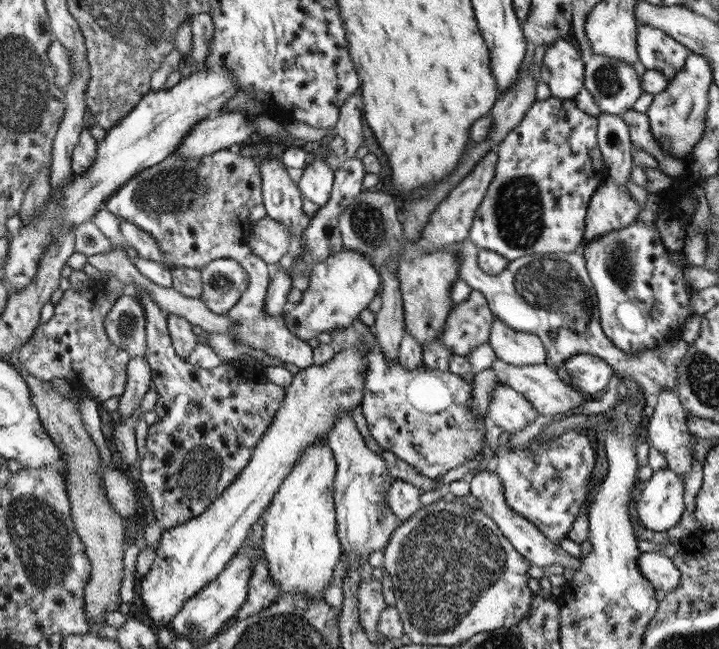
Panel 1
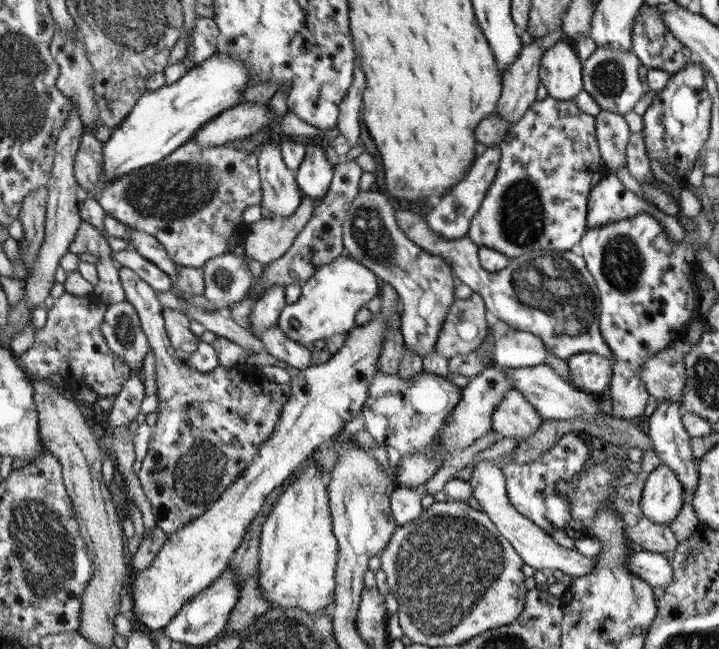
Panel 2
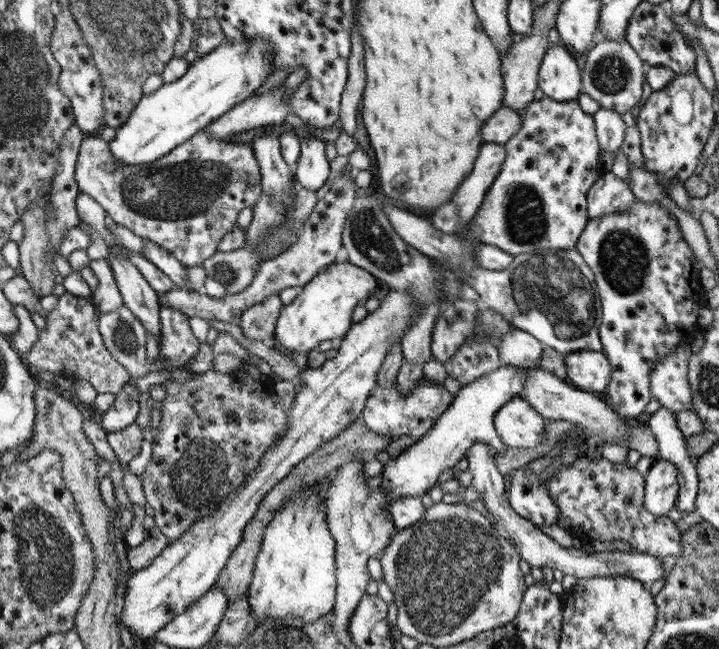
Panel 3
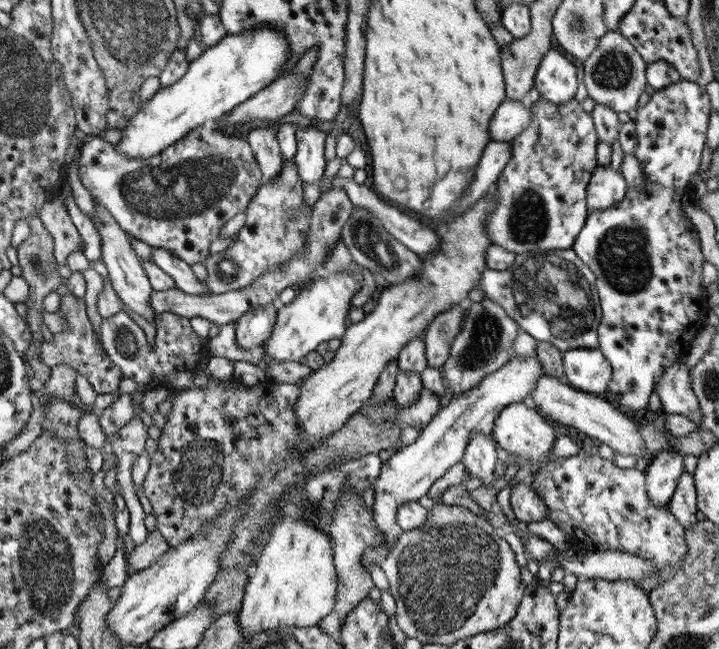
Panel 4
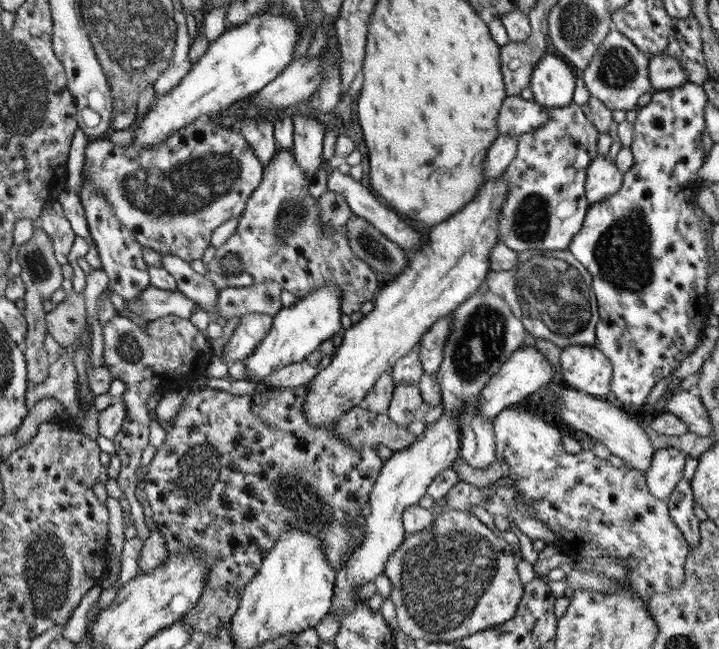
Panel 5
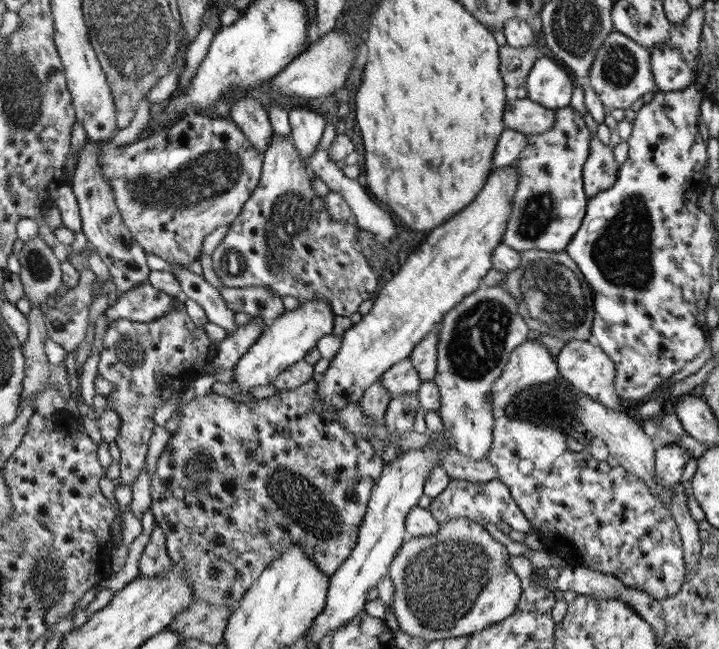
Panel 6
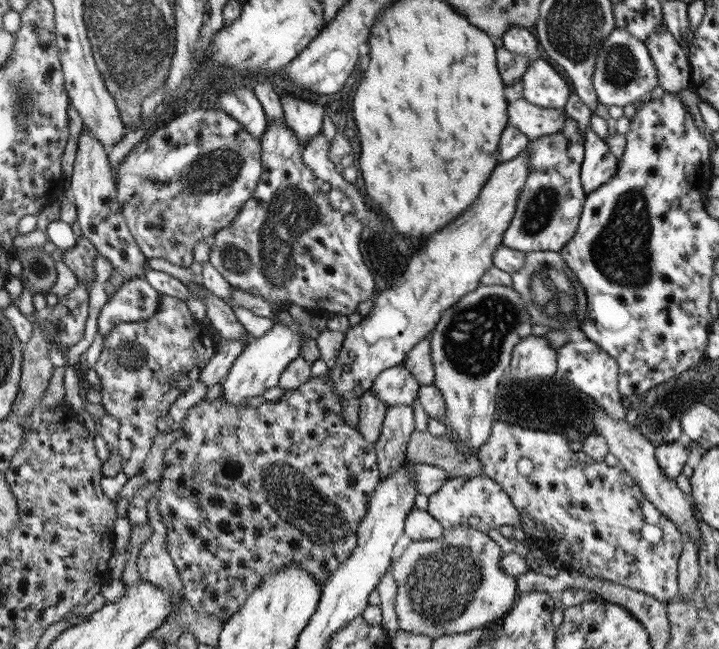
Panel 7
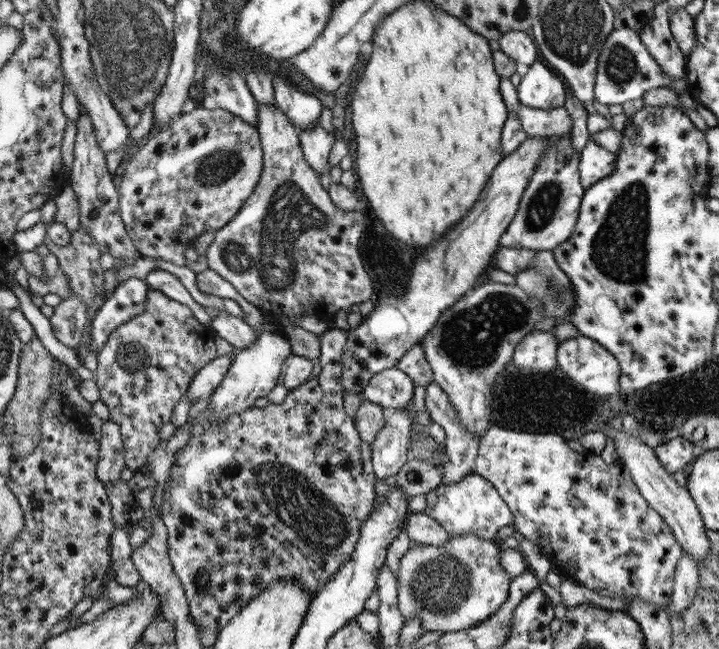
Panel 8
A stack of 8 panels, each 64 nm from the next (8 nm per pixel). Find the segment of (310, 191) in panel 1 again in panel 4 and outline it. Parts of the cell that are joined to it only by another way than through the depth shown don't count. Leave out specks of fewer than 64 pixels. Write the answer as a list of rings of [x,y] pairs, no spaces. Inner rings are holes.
[[[310,125],[297,127],[295,137],[298,150],[293,161],[304,184],[322,181],[327,162],[325,158],[327,134]]]

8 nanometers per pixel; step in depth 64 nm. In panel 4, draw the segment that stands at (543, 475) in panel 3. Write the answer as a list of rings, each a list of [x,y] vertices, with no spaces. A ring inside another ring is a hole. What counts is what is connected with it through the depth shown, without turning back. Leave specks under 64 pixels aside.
[[[528,480],[516,484],[511,489],[510,506],[516,518],[524,523],[538,522],[547,518],[548,507],[542,503],[538,491],[534,491]]]

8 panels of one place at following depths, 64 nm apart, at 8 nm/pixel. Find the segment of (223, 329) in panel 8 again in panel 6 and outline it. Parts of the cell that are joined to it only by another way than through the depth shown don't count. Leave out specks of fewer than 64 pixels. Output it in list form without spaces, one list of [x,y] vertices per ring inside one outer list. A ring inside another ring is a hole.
[[[172,262],[172,265],[175,267],[174,276],[182,285],[181,297],[192,298],[198,302],[205,310],[208,320],[224,328],[227,336],[235,334],[239,327],[234,321],[235,312],[227,307],[220,290],[214,288],[202,275],[190,272],[183,264]]]

